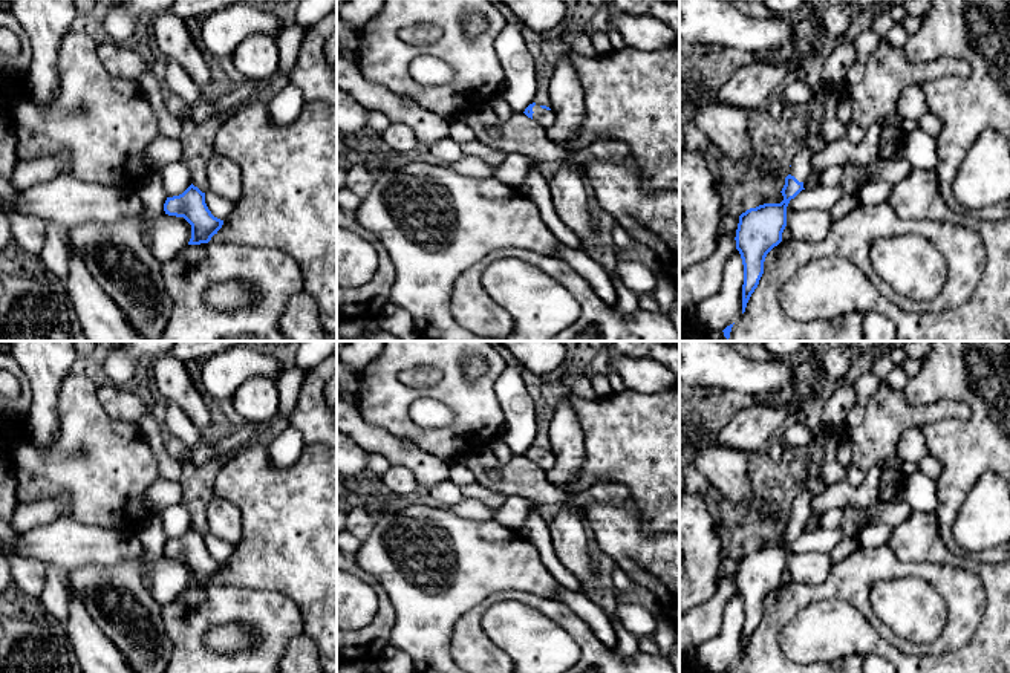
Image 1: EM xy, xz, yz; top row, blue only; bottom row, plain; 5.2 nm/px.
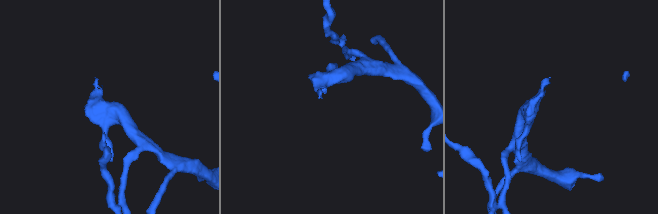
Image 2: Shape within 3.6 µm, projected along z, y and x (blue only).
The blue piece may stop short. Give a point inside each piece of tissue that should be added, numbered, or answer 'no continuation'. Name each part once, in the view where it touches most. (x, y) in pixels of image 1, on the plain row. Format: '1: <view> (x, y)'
1: xz (545, 461)

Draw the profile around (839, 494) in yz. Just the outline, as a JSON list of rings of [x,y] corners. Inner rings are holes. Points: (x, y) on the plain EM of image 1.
[[[875,468],[866,471],[863,483],[855,488],[845,480],[836,482],[813,499],[811,508],[816,514],[823,514],[832,508],[849,505],[869,508],[880,500],[880,473]]]

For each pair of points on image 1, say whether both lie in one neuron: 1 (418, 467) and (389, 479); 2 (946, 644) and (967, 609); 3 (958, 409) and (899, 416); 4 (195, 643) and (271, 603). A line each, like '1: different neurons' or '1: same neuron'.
1: different neurons
2: same neuron
3: same neuron
4: same neuron

